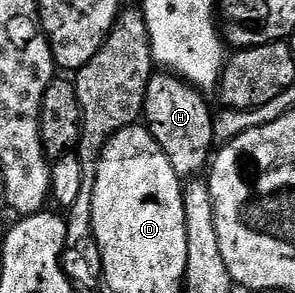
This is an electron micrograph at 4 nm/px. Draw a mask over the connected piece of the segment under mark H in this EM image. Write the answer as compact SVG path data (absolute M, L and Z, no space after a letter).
M169 72L153 73L146 88L143 117L146 119L148 131L152 133L154 140L158 140L162 152L181 180L195 179L199 175L196 173L203 166L205 169L209 165L210 155L214 150L214 114L213 111L208 111L202 95L204 94L197 87Z

